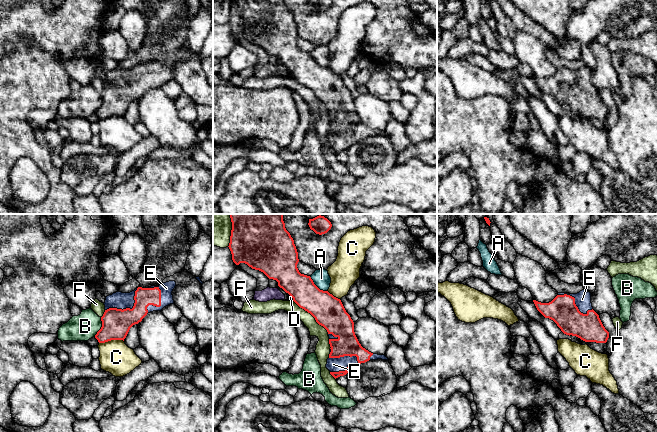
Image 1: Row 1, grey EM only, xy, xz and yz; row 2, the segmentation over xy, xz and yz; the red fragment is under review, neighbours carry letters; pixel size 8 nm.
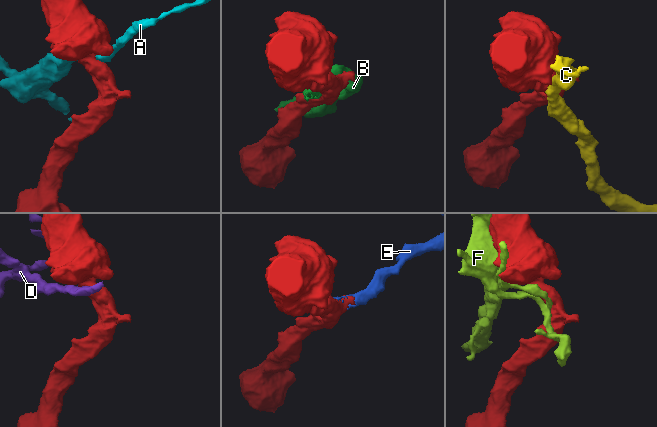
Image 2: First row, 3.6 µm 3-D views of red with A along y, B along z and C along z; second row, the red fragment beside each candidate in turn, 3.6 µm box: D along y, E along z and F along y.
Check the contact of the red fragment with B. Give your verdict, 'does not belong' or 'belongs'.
does not belong

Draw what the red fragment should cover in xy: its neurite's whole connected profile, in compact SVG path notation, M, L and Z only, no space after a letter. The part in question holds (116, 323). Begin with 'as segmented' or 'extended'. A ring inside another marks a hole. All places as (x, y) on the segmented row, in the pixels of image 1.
extended; M175 281L149 288L138 287L130 293L116 292L106 297L102 327L95 335L99 343L123 340L130 328L142 321L150 312L161 311L174 304L172 291Z

